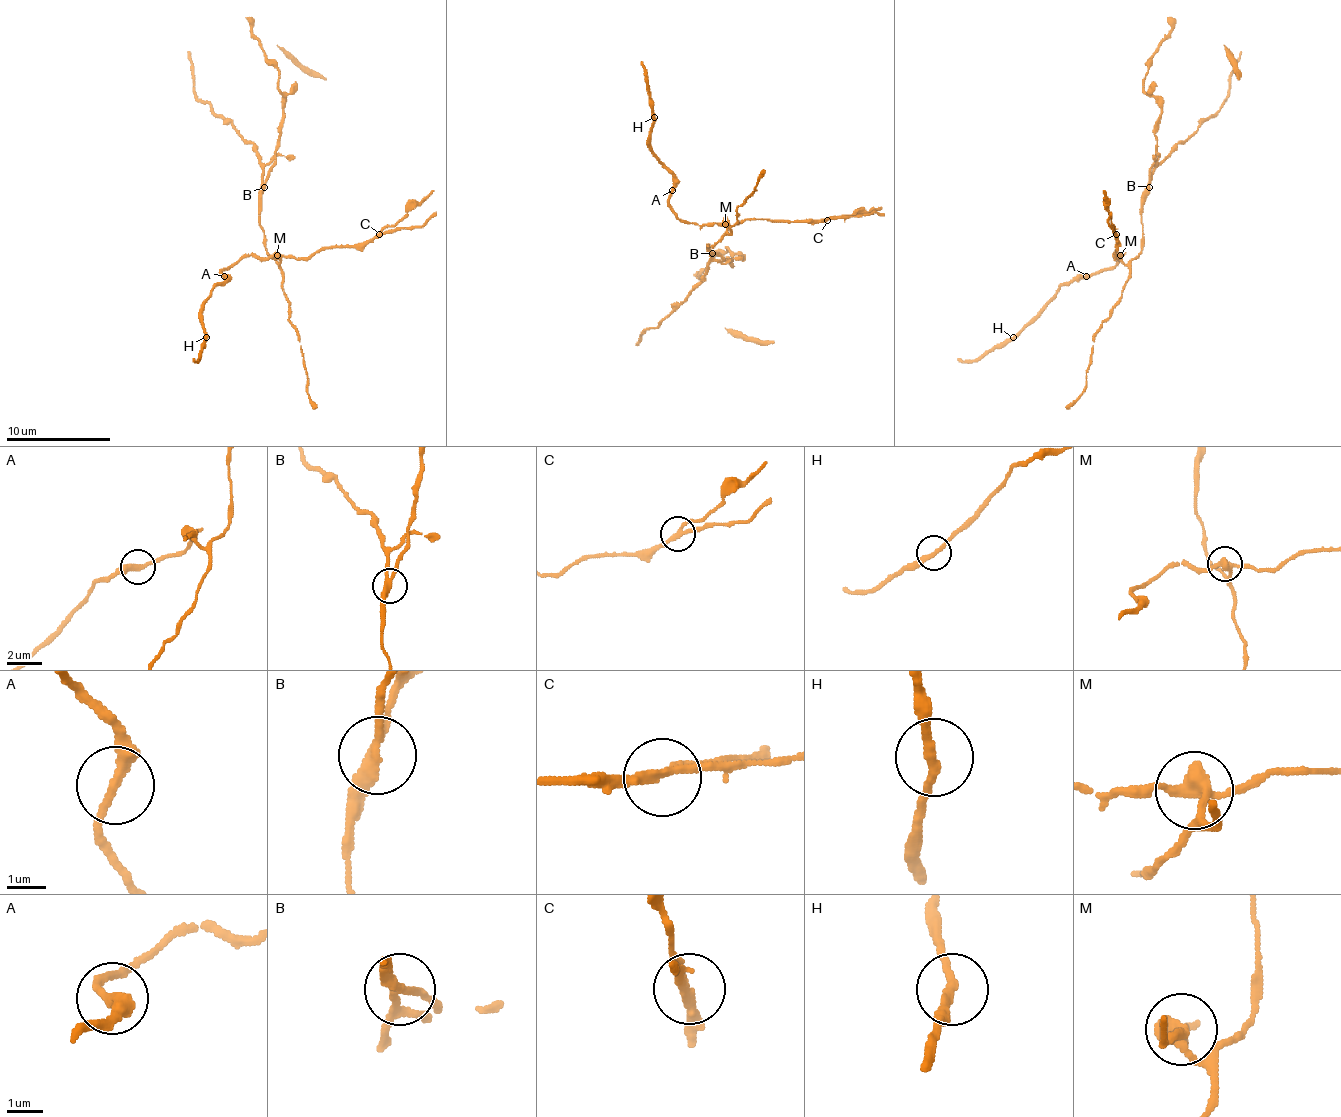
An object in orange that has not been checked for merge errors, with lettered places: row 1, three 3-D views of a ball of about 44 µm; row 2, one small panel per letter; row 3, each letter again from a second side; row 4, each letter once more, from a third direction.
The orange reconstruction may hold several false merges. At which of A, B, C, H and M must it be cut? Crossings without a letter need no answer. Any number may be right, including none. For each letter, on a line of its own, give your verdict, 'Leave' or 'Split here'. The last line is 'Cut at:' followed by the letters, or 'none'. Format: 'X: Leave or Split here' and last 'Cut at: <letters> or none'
A: Leave
B: Split here
C: Split here
H: Leave
M: Split here
Cut at: B, C, M

